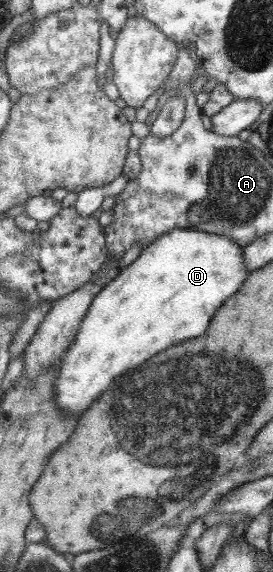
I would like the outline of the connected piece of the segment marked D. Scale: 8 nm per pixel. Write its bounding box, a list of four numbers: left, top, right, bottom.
[54,228,249,414]

